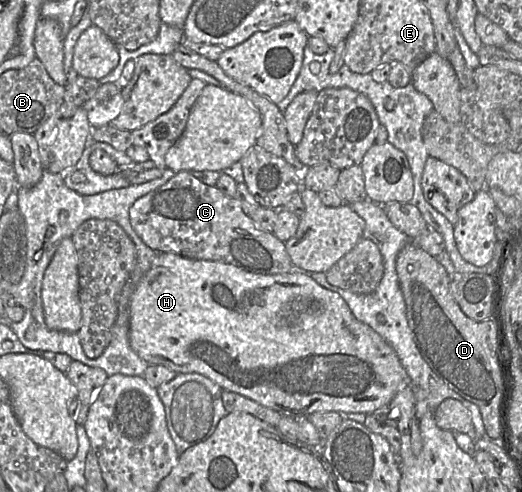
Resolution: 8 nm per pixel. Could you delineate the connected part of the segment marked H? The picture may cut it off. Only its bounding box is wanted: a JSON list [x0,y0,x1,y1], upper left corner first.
[129,252,410,418]

